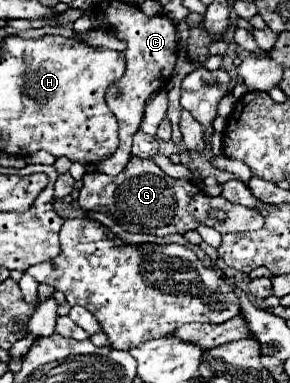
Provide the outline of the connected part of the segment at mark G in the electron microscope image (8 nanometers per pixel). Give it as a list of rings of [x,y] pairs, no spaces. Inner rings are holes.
[[[132,157],[128,161],[128,165],[124,167],[124,171],[116,177],[108,177],[104,173],[86,173],[82,177],[82,189],[80,189],[80,207],[84,211],[98,211],[104,213],[106,217],[110,217],[114,223],[118,223],[124,231],[128,233],[148,233],[148,235],[156,235],[156,237],[166,237],[170,233],[186,233],[190,229],[196,227],[196,223],[204,223],[214,227],[218,233],[236,233],[236,231],[256,231],[264,225],[264,219],[258,211],[242,207],[242,205],[234,205],[222,197],[208,197],[204,195],[192,181],[178,181],[168,177],[152,159],[138,159]],[[210,209],[216,211],[224,211],[226,219],[218,221],[216,217],[212,219]]]

